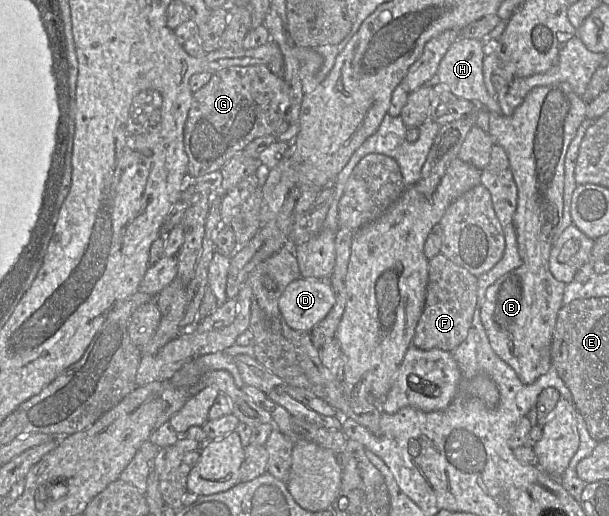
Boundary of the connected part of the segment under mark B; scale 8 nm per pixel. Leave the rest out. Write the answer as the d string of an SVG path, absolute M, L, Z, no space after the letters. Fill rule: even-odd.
M561 82L533 88L511 116L489 112L488 133L505 150L517 185L513 224L522 265L488 287L480 315L493 351L526 385L552 367L552 340L566 284L552 275L549 257L563 216L566 152L586 119L587 106L569 83Z

